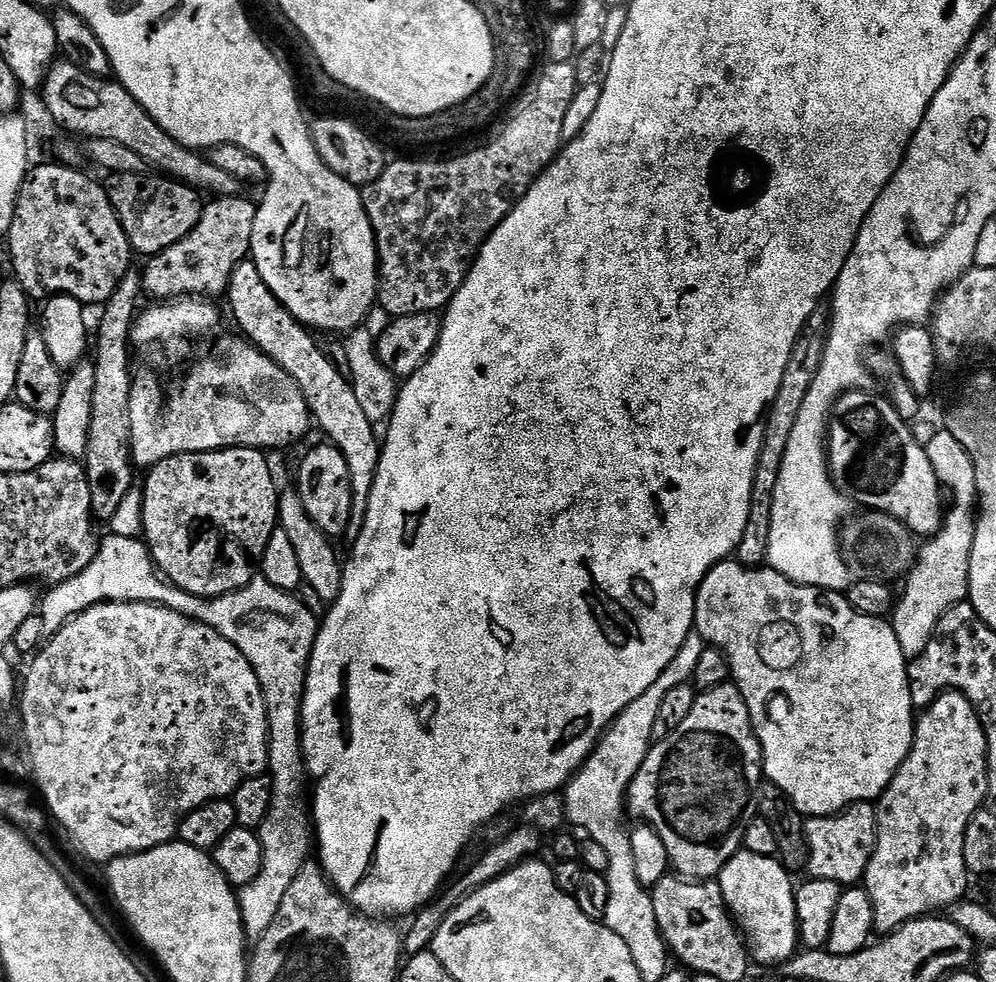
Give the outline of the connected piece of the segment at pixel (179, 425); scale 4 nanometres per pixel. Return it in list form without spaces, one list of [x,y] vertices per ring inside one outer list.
[[[228,336],[225,338],[224,341],[221,342],[220,345],[217,346],[216,352],[220,357],[216,356],[208,356],[205,358],[205,360],[200,360],[197,362],[196,365],[193,366],[192,369],[188,372],[188,377],[185,378],[184,381],[180,384],[180,389],[177,390],[176,393],[173,394],[172,397],[167,400],[166,397],[164,397],[164,388],[162,385],[159,384],[158,381],[155,380],[152,376],[140,376],[137,375],[135,379],[132,381],[132,389],[130,390],[130,438],[132,439],[132,462],[133,465],[137,469],[141,470],[147,470],[154,465],[156,465],[158,462],[162,462],[166,458],[170,458],[171,456],[177,456],[178,454],[186,454],[187,452],[216,452],[219,448],[259,448],[261,450],[269,450],[268,448],[284,448],[287,446],[287,444],[292,444],[295,442],[295,440],[300,440],[303,438],[304,435],[308,432],[308,427],[311,429],[313,427],[314,421],[312,418],[312,413],[308,410],[308,403],[306,402],[306,398],[302,394],[302,390],[298,390],[298,384],[294,382],[292,378],[290,378],[290,374],[286,374],[286,370],[282,370],[282,366],[278,366],[270,357],[266,355],[266,353],[260,351],[259,348],[256,347],[255,344],[249,342],[247,339],[239,338],[240,340],[235,340],[234,337]]]

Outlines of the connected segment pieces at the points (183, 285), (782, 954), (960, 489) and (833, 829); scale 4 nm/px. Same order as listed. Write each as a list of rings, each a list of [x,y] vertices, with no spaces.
[[[243,195],[209,199],[205,203],[204,213],[198,226],[194,226],[194,230],[190,230],[190,234],[186,234],[186,238],[182,238],[182,242],[170,246],[165,252],[158,253],[145,263],[148,265],[142,268],[144,292],[147,295],[156,296],[152,298],[160,302],[171,302],[181,298],[223,297],[228,291],[230,274],[234,272],[234,266],[238,266],[238,262],[249,259],[252,251],[254,226],[258,223],[258,208],[244,199]]]
[[[739,851],[726,862],[719,874],[718,883],[724,895],[724,905],[740,929],[751,959],[760,964],[783,965],[796,955],[801,943],[797,931],[796,891],[789,869],[779,859]]]
[[[944,428],[936,433],[929,441],[925,443],[927,450],[927,458],[934,467],[935,476],[940,484],[945,486],[952,492],[954,498],[952,508],[945,513],[941,521],[940,531],[931,537],[917,551],[916,564],[908,573],[905,582],[904,594],[897,601],[893,609],[890,623],[898,638],[898,644],[902,649],[904,658],[913,661],[920,657],[926,646],[929,645],[930,638],[933,636],[934,630],[937,628],[938,622],[944,617],[954,605],[963,603],[968,597],[969,588],[969,566],[970,554],[973,553],[974,534],[976,533],[976,518],[978,515],[978,494],[977,494],[977,472],[974,470],[973,460],[969,456],[969,452],[965,450],[954,435]]]
[[[875,803],[852,804],[834,816],[813,816],[804,825],[804,838],[808,842],[806,872],[811,879],[829,879],[841,886],[859,885],[876,845]]]

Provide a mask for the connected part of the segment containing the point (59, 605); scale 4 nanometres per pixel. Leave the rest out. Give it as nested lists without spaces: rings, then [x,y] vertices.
[[[133,486],[110,521],[110,528],[116,536],[108,536],[105,540],[103,537],[99,541],[94,562],[90,562],[82,574],[74,574],[74,578],[66,582],[51,585],[45,596],[43,593],[38,604],[38,621],[45,637],[51,638],[73,616],[99,604],[160,604],[191,620],[210,625],[214,631],[222,634],[222,638],[238,646],[238,650],[248,659],[262,686],[268,711],[267,775],[272,778],[270,810],[258,829],[262,842],[262,870],[254,882],[238,892],[245,937],[255,942],[261,940],[266,930],[270,930],[274,918],[278,918],[278,910],[282,907],[282,898],[286,898],[286,890],[290,890],[290,882],[294,882],[296,875],[309,863],[308,851],[314,848],[314,825],[306,792],[304,796],[306,769],[304,751],[300,745],[300,711],[318,620],[312,617],[311,610],[299,600],[299,595],[278,590],[278,586],[263,578],[254,578],[238,590],[211,598],[195,596],[165,582],[152,563],[148,545],[143,539],[130,538],[139,537],[144,531],[143,505],[143,487]]]

